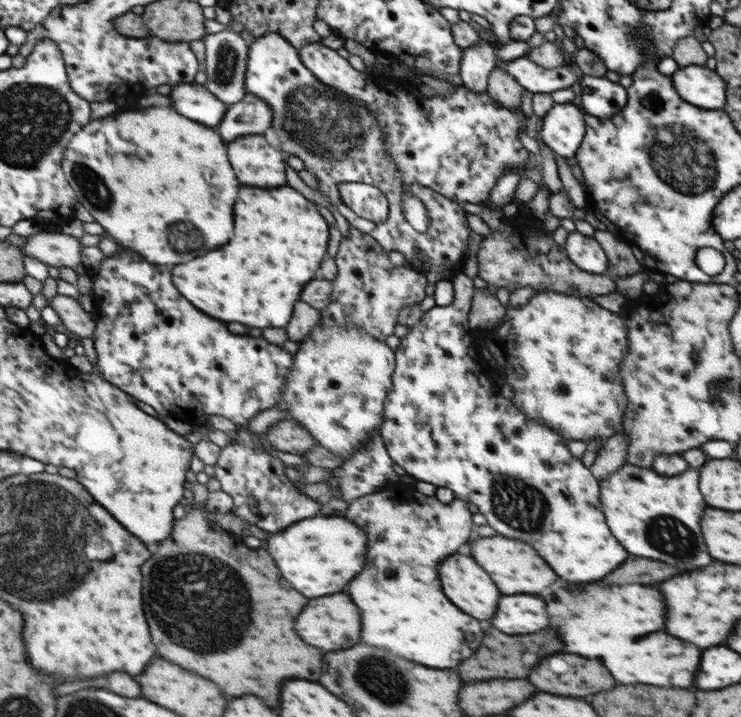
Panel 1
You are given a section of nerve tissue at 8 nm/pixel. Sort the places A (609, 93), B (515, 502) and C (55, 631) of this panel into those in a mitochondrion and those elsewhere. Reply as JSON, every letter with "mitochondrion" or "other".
{"A":"other","B":"mitochondrion","C":"other"}

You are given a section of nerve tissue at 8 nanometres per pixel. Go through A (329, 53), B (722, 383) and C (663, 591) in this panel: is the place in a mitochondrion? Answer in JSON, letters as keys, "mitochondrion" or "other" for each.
{"A":"other","B":"mitochondrion","C":"other"}

